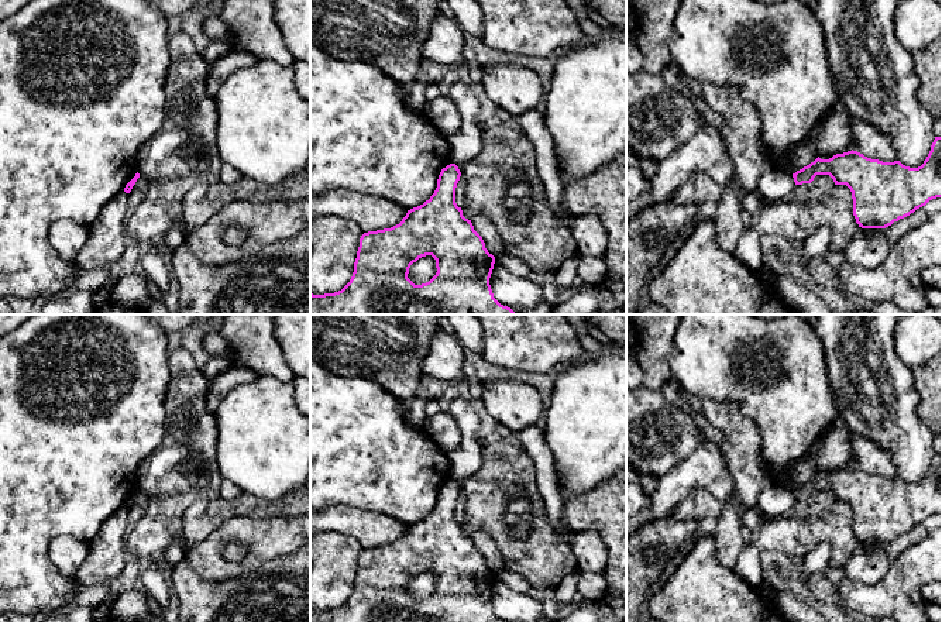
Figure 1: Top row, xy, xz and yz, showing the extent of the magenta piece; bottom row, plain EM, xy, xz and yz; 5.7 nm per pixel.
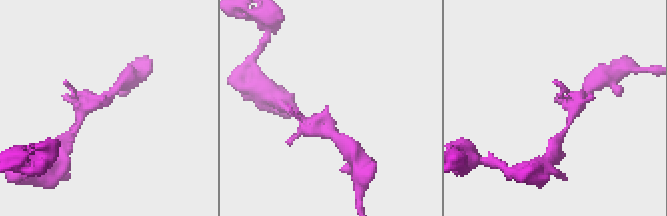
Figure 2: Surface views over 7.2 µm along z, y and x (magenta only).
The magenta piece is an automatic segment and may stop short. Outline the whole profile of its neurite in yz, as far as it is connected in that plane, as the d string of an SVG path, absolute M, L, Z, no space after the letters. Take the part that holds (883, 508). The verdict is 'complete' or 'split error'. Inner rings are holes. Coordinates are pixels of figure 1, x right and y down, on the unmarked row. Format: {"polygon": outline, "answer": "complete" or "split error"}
{"polygon": "M942 451L935 453L931 467L918 484L900 477L883 478L864 472L857 467L836 470L829 475L819 472L793 489L795 501L811 499L816 491L829 491L835 501L846 501L852 508L853 532L862 544L886 544L904 535L929 516L942 513Z", "answer": "complete"}

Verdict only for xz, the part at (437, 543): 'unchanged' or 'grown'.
unchanged

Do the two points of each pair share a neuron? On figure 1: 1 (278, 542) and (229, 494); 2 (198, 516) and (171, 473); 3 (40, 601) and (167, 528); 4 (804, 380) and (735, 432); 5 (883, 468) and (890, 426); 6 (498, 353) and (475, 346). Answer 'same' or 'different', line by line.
1: different
2: different
3: different
4: different
5: different
6: different

